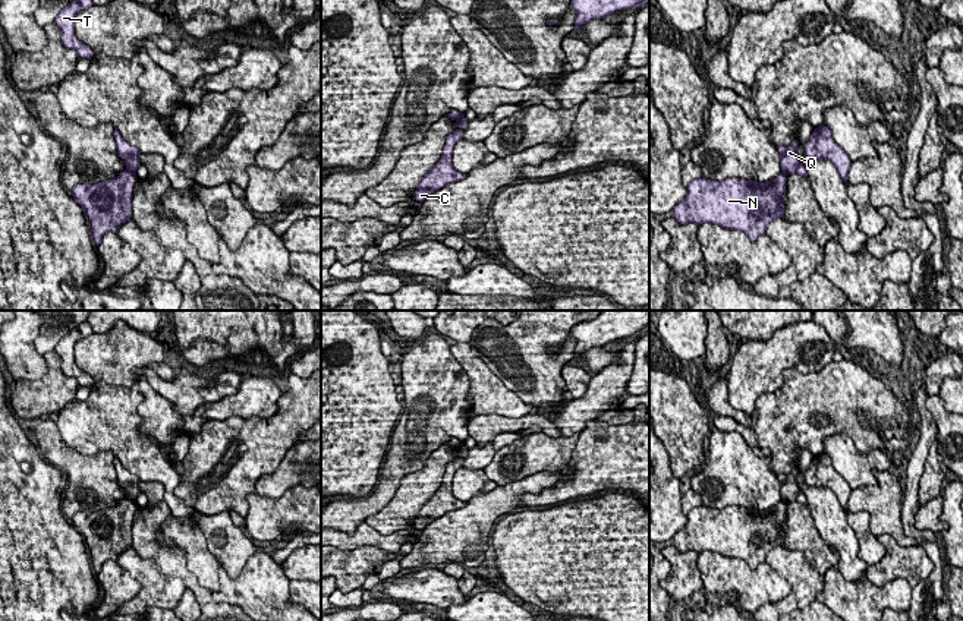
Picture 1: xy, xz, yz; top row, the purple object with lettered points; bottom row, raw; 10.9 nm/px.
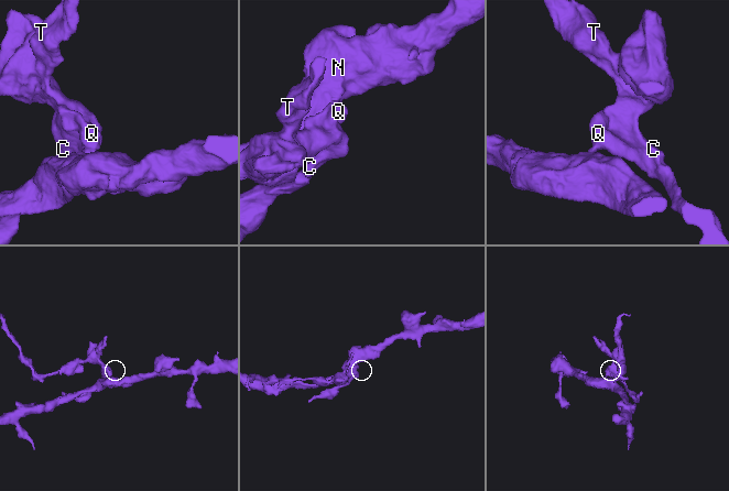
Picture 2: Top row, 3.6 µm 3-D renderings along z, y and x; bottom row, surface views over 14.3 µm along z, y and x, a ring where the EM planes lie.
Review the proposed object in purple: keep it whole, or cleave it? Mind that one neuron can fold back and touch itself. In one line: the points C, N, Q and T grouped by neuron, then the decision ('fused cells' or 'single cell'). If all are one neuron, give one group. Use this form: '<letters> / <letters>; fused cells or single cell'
C Q T / N; fused cells

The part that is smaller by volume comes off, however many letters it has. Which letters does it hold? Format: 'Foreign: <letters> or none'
Foreign: C, Q, T

